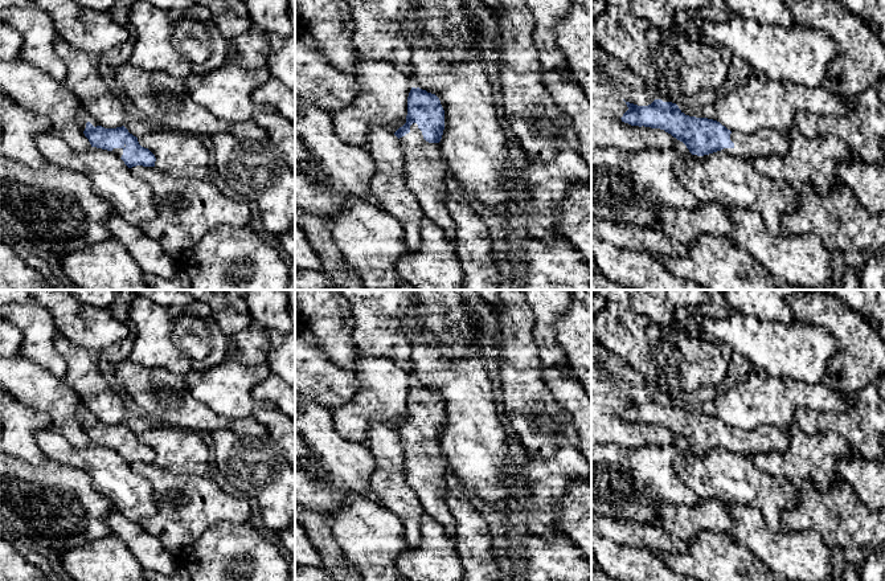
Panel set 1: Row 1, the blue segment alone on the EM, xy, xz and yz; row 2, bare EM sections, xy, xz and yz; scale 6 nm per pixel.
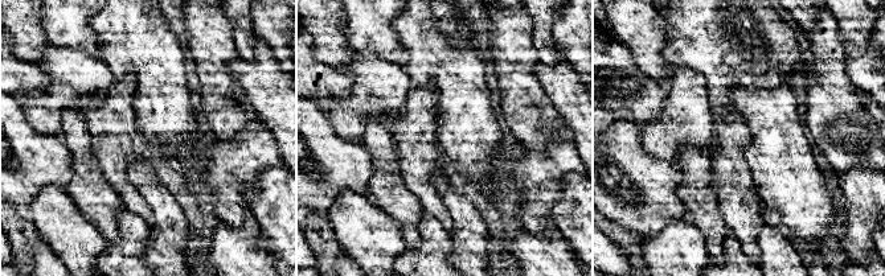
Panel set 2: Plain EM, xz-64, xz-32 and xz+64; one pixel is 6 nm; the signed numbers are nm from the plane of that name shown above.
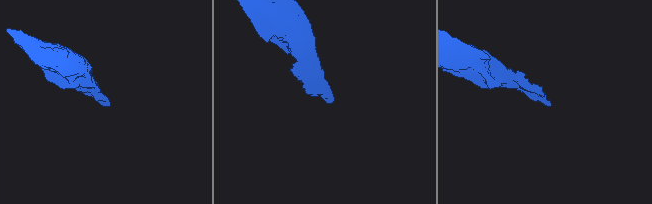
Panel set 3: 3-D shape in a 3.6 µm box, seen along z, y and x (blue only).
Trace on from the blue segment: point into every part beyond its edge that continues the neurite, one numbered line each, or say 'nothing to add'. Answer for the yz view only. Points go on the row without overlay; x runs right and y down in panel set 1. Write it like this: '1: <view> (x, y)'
1: yz (767, 438)

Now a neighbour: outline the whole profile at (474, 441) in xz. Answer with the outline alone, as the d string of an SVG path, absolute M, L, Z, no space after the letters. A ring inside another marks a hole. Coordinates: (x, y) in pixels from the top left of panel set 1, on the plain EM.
M413 318L402 319L402 324L411 343L413 380L435 390L444 406L444 426L439 447L450 470L459 478L467 496L476 495L493 508L496 525L500 529L511 528L508 517L512 515L521 517L524 496L521 484L516 479L513 454L501 422L499 393L488 379L489 361L478 355L450 360L441 353L433 332L421 328Z

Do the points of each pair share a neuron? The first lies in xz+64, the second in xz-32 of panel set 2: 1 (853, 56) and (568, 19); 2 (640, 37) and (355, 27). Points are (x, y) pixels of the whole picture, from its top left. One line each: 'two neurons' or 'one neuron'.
1: two neurons
2: two neurons

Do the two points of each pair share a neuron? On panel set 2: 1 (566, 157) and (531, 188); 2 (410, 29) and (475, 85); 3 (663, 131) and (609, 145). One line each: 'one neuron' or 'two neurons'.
1: one neuron
2: one neuron
3: two neurons

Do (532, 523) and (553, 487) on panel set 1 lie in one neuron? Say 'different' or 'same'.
same

